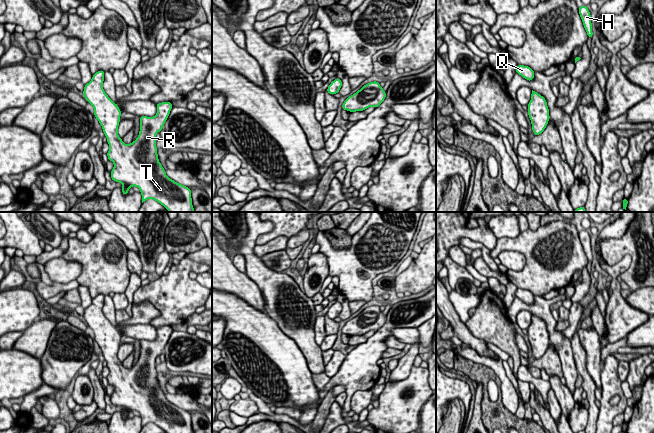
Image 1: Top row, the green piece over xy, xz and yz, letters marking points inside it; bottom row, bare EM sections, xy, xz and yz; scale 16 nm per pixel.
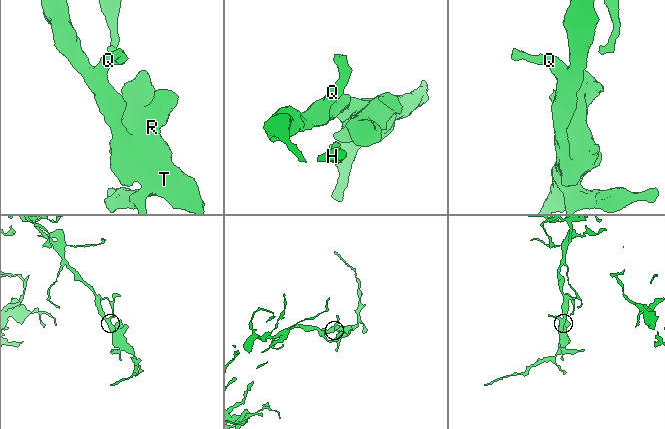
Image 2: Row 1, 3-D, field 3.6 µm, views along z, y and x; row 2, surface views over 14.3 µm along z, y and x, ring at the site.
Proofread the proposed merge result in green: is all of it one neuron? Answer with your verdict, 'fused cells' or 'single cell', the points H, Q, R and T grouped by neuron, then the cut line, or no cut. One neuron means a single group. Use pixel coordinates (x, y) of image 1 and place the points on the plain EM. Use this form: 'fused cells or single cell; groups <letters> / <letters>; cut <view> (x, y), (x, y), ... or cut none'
single cell; groups H Q R T; cut none

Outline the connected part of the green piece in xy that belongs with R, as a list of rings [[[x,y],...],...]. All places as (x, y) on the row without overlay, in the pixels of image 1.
[[[104,296],[93,298],[82,319],[93,330],[107,362],[110,372],[106,378],[114,387],[111,403],[123,408],[123,419],[130,411],[138,411],[142,427],[153,423],[166,433],[194,433],[191,413],[170,403],[158,383],[156,358],[163,353],[173,329],[168,325],[158,327],[154,341],[140,340],[139,360],[131,368],[124,368],[117,356],[121,334],[102,311]]]

